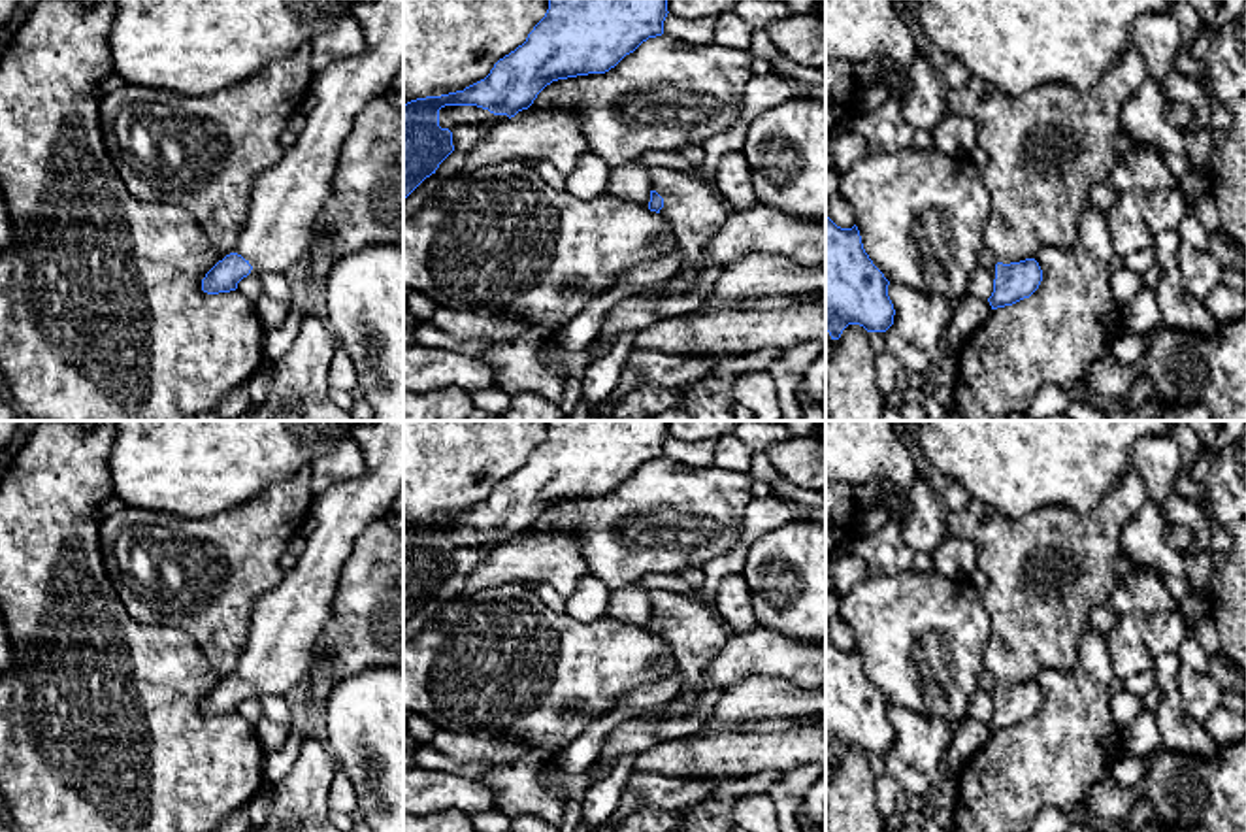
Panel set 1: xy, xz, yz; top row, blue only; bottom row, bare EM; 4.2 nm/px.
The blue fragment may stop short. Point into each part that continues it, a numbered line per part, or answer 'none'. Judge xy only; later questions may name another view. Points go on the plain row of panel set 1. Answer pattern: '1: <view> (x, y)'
1: xy (285, 623)

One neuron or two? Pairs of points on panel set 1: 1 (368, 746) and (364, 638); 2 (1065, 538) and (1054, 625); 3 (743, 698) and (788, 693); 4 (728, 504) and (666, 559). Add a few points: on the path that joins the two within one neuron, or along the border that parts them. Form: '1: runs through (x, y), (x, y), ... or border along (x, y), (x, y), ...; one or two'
1: border along (383, 666), (355, 672), (334, 683); two
2: runs through (1058, 559), (1054, 604); one
3: runs through (754, 698), (777, 698); one
4: runs through (713, 512), (679, 544); one

